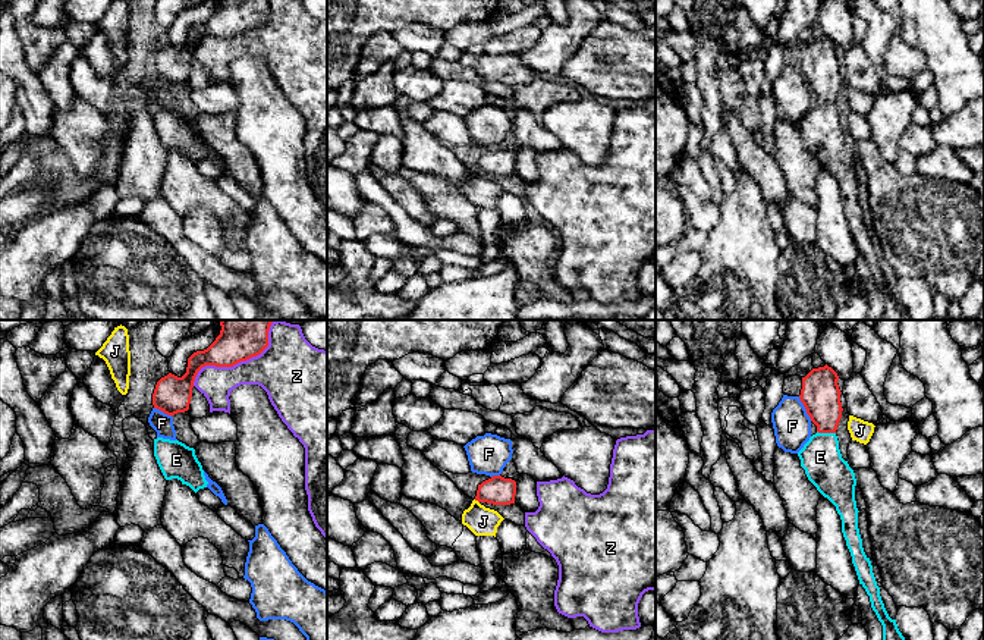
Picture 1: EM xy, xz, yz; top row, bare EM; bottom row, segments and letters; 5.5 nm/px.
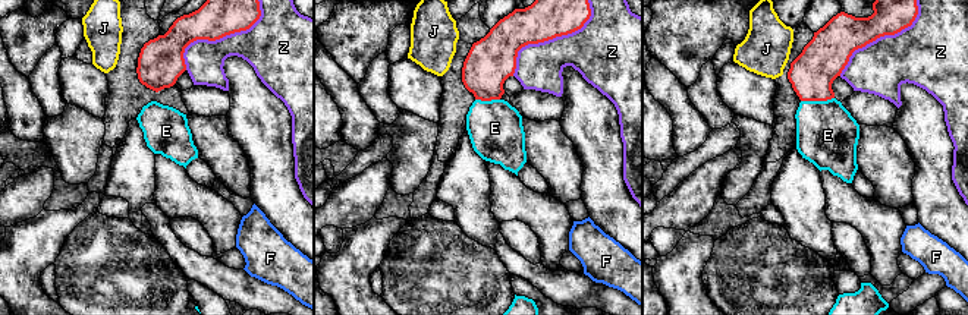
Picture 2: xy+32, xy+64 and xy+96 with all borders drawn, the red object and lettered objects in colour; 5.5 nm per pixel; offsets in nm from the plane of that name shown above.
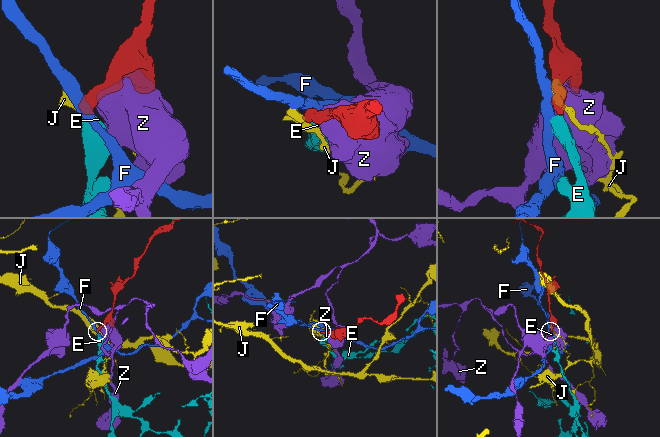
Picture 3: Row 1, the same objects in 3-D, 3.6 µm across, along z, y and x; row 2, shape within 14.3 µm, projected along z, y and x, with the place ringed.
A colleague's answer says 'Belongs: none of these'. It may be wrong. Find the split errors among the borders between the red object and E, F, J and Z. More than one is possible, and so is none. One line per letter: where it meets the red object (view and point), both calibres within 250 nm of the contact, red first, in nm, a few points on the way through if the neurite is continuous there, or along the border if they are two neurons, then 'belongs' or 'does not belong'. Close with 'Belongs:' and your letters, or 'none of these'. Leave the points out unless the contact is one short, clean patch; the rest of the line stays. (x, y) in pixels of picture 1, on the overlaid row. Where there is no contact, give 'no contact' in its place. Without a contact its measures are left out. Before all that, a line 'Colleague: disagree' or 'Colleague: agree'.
Colleague: disagree
E: meets red in yz at (826, 432); 220 nm thick on the red side, 220 nm on the other; belongs
F: meets red in yz at (805, 408); 220 nm thick on the red side, 200 nm on the other; border along yz (798, 397), (811, 420); does not belong
J: meets red in xz at (477, 499); 160 nm thick on the red side, 160 nm on the other; border along xz (474, 499), (478, 502); does not belong
Z: meets red in xy at (238, 361); 280 nm thick on the red side, 300 nm on the other; does not belong
Belongs: E

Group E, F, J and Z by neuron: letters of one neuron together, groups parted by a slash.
E / F / J / Z

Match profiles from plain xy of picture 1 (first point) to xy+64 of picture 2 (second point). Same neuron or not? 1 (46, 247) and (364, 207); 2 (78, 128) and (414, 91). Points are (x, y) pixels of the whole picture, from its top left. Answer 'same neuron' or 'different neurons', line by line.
1: different neurons
2: different neurons

